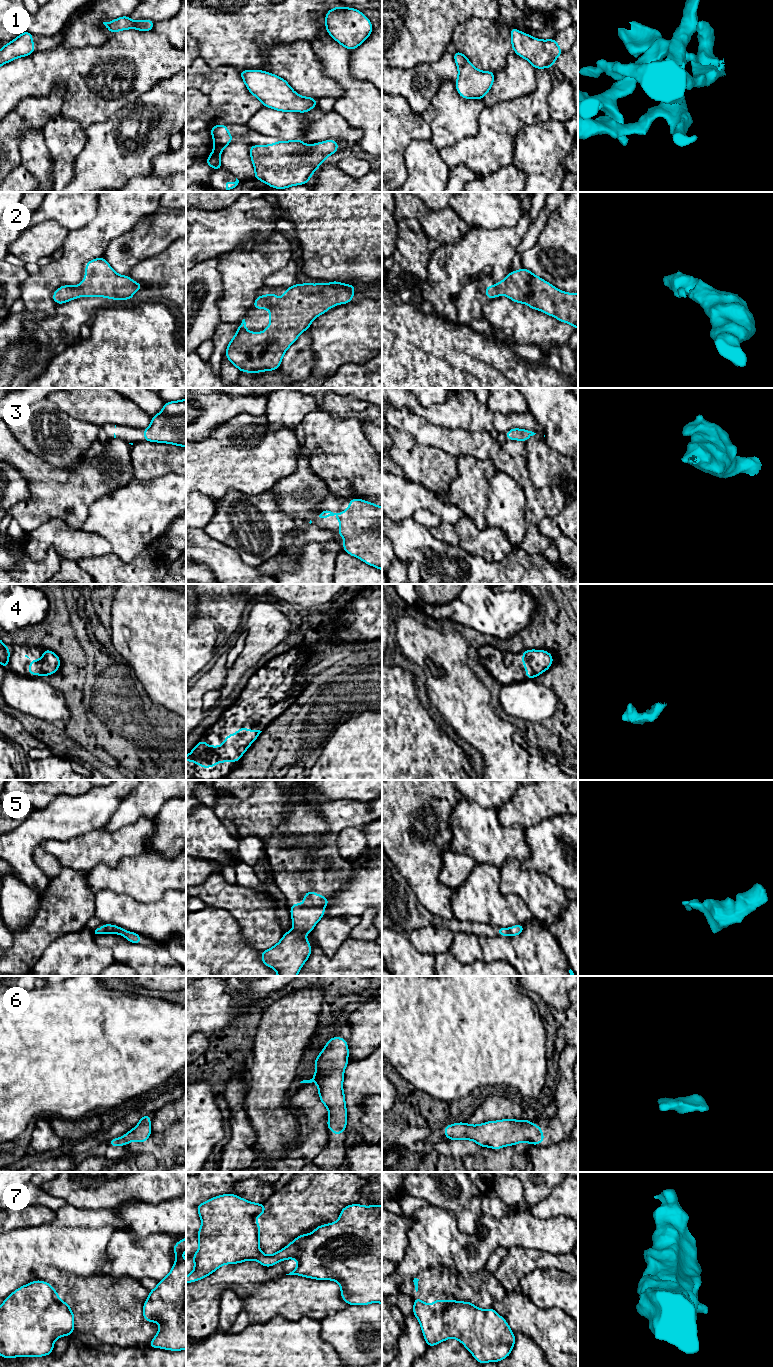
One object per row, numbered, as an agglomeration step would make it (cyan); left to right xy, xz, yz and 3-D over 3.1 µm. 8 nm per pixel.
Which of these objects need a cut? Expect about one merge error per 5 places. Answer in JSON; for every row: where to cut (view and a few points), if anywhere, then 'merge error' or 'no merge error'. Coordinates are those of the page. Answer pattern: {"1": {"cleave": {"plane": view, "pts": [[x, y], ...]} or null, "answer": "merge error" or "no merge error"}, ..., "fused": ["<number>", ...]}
{"1": {"cleave": null, "answer": "no merge error"}, "2": {"cleave": null, "answer": "no merge error"}, "3": {"cleave": null, "answer": "no merge error"}, "4": {"cleave": null, "answer": "no merge error"}, "5": {"cleave": null, "answer": "no merge error"}, "6": {"cleave": null, "answer": "no merge error"}, "7": {"cleave": {"plane": "yz", "pts": [[413, 1300], [419, 1299], [436, 1312], [440, 1312], [449, 1302]]}, "answer": "merge error"}, "fused": ["7"]}

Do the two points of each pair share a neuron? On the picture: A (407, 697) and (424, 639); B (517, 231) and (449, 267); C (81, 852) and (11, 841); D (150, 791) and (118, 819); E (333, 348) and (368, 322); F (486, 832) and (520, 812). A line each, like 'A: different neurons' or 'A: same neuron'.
A: different neurons
B: same neuron
C: different neurons
D: same neuron
E: same neuron
F: different neurons

